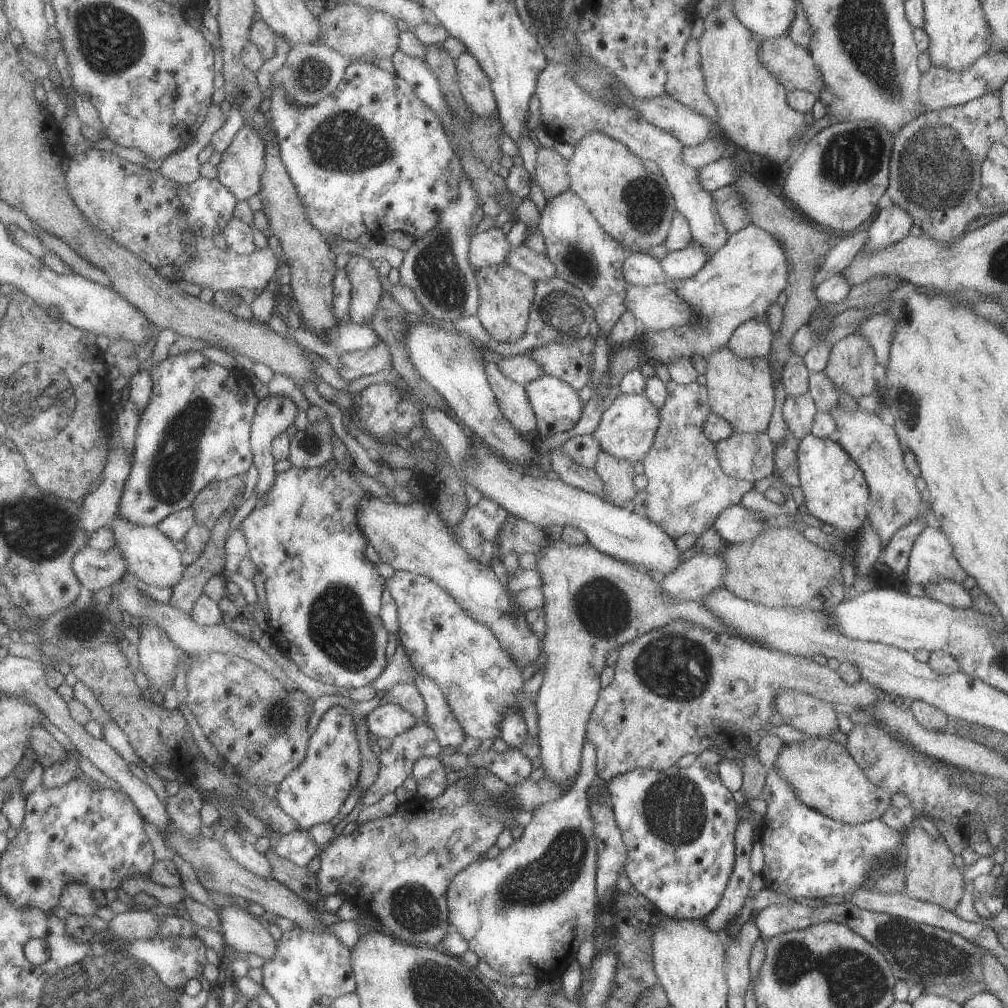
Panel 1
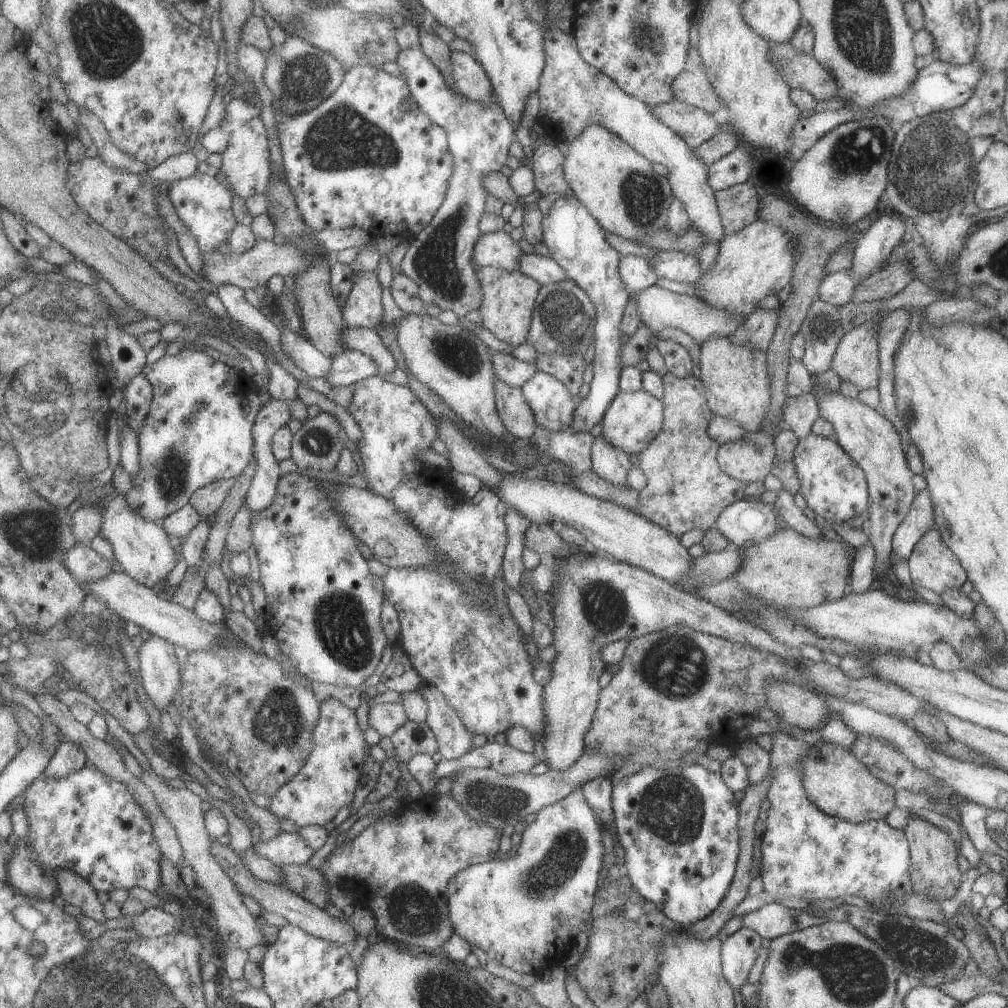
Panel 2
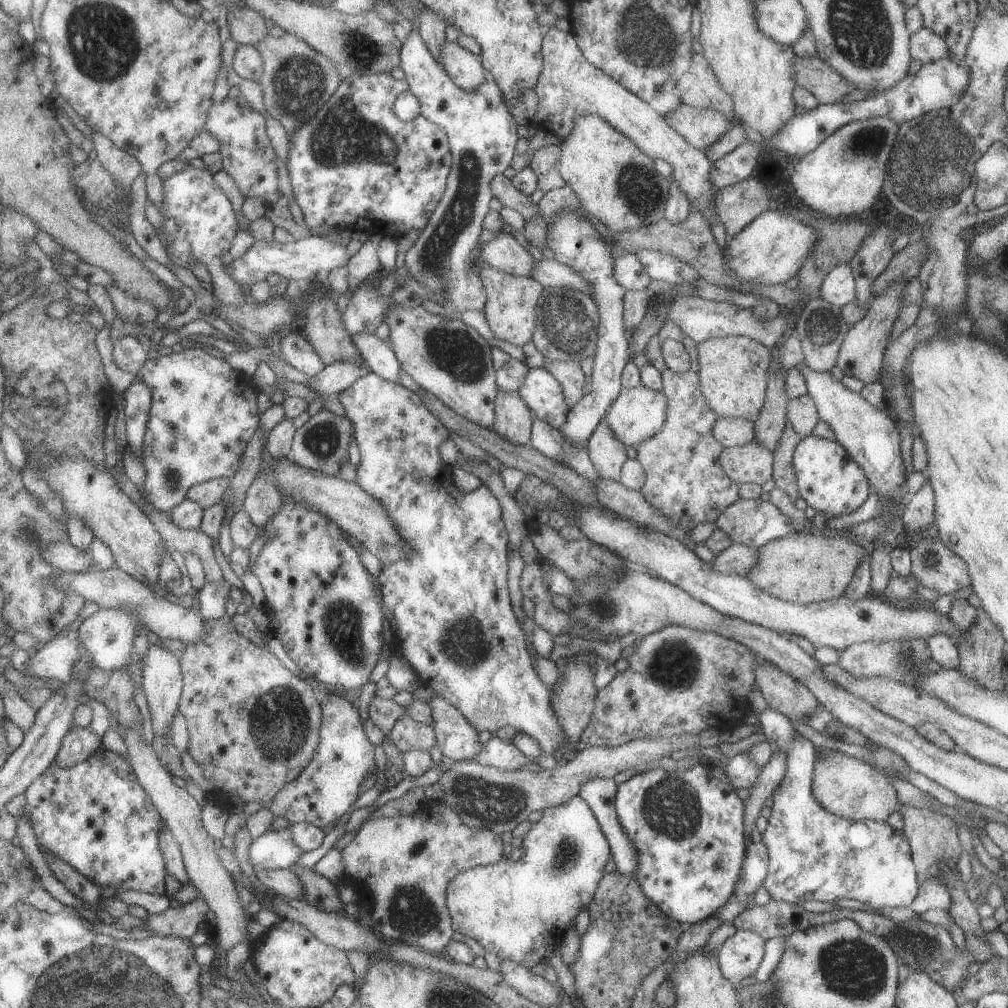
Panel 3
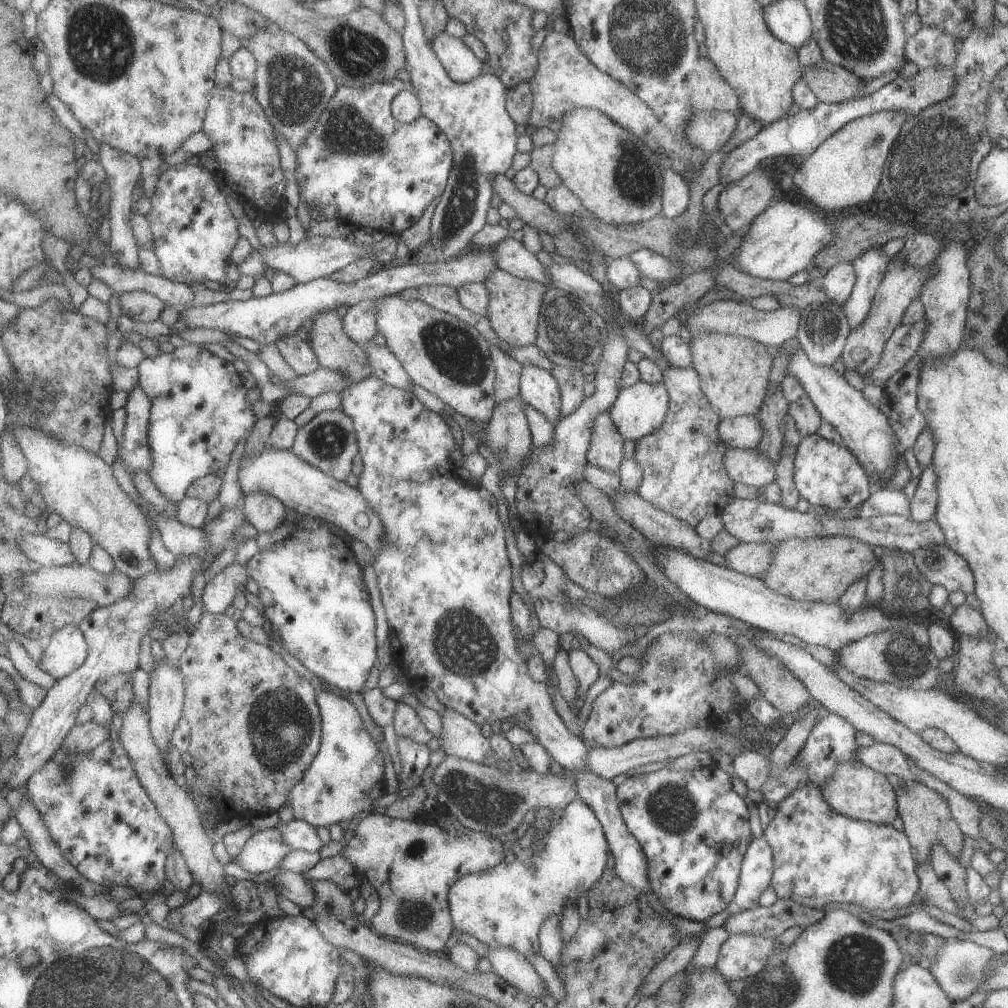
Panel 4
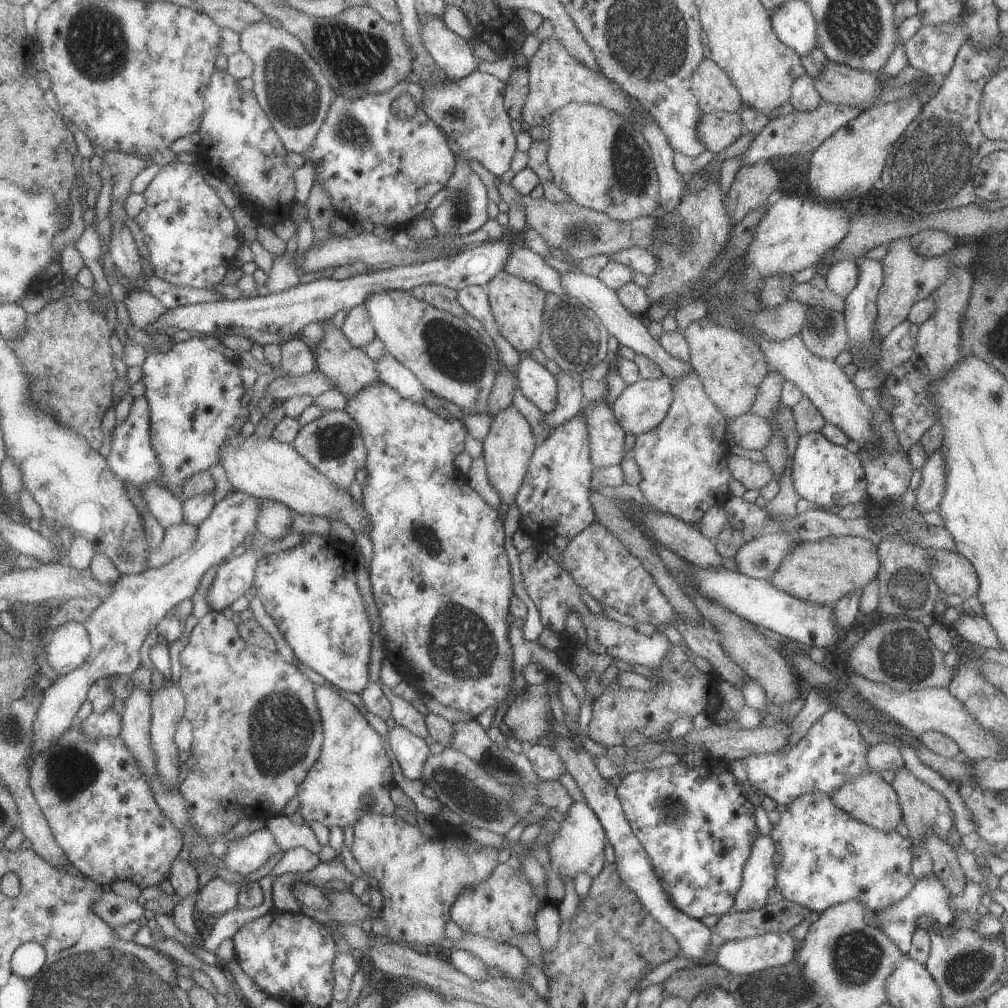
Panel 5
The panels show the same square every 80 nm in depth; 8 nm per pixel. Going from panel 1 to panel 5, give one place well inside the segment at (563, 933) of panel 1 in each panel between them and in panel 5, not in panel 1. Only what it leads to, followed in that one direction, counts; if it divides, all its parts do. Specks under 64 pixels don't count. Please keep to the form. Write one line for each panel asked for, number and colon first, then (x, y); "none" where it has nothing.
2: (524, 911)
3: (512, 908)
4: (504, 906)
5: (504, 905)

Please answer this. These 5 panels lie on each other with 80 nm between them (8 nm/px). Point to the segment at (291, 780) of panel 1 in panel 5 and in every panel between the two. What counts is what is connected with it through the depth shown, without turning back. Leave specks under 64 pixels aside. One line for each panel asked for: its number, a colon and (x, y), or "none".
2: (325, 782)
3: (326, 788)
4: (334, 787)
5: (352, 763)

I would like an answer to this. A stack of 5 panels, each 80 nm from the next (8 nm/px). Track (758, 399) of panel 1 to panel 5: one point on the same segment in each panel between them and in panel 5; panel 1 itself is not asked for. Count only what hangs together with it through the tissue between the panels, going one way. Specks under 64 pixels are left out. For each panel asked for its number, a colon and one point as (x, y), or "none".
2: (736, 386)
3: (732, 370)
4: (734, 371)
5: (730, 366)

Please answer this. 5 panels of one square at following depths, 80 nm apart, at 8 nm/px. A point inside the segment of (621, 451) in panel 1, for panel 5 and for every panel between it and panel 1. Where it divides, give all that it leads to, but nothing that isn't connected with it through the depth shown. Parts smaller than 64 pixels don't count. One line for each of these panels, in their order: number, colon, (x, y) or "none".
2: (632, 419)
3: (637, 413)
4: (639, 409)
5: (641, 405)

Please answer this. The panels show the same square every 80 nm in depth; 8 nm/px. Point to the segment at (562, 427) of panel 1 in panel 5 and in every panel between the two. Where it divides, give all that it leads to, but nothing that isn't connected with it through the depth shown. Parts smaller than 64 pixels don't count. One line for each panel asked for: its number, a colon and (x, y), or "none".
2: (552, 405)
3: (540, 391)
4: (537, 388)
5: (537, 384)

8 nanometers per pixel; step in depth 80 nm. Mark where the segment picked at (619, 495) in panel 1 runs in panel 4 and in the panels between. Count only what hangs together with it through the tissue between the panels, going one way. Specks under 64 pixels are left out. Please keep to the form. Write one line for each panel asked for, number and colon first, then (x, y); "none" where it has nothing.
2: (611, 464)
3: (605, 452)
4: (605, 450)

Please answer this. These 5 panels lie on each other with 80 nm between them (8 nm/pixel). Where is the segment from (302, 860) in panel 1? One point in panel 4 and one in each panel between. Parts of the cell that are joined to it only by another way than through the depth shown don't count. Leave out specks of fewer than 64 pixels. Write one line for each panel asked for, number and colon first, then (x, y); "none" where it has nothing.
2: (286, 848)
3: (273, 849)
4: (263, 851)

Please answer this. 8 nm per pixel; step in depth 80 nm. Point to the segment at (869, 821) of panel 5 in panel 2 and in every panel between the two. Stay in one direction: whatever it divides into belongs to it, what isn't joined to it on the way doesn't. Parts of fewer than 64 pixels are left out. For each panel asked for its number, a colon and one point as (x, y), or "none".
2: (834, 781)
3: (845, 786)
4: (854, 790)

